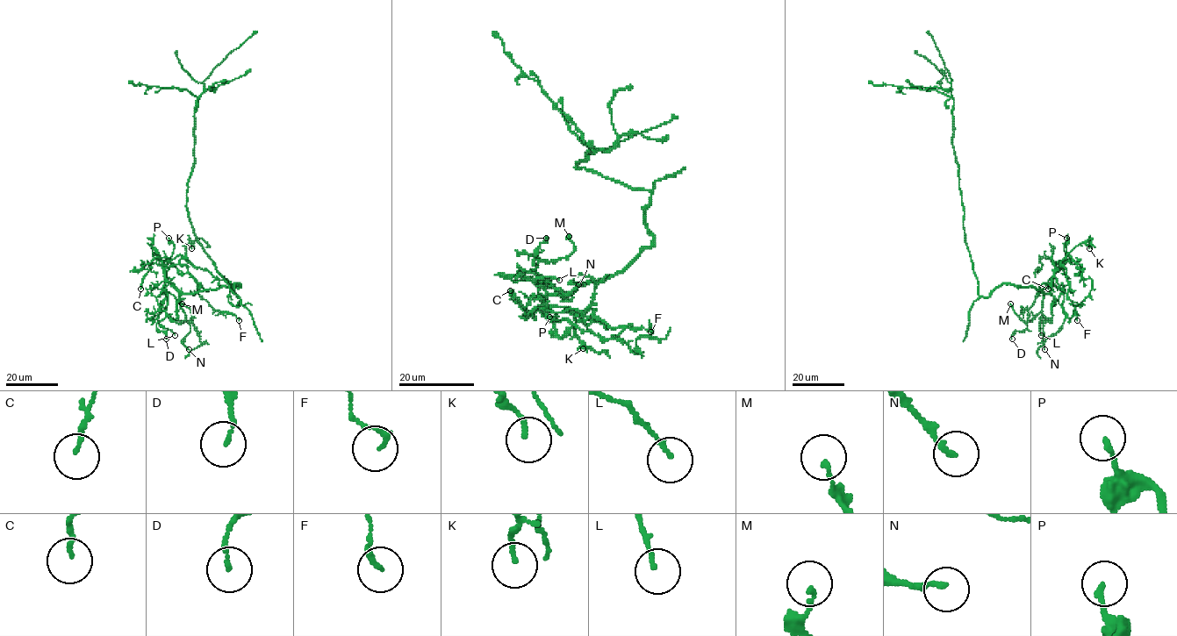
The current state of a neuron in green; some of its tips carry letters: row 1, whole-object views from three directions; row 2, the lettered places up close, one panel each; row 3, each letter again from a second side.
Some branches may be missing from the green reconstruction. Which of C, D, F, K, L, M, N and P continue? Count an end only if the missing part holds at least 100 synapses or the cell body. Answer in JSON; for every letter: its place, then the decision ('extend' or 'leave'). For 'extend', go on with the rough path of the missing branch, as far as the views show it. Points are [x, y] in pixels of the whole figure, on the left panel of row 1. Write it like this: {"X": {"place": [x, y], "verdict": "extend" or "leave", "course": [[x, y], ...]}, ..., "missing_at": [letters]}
{"C": {"place": [140, 289], "verdict": "leave"}, "D": {"place": [166, 339], "verdict": "leave"}, "F": {"place": [239, 320], "verdict": "leave"}, "K": {"place": [191, 248], "verdict": "leave"}, "L": {"place": [175, 335], "verdict": "leave"}, "M": {"place": [182, 303], "verdict": "leave"}, "N": {"place": [189, 349], "verdict": "leave"}, "P": {"place": [168, 238], "verdict": "leave"}, "missing_at": []}

